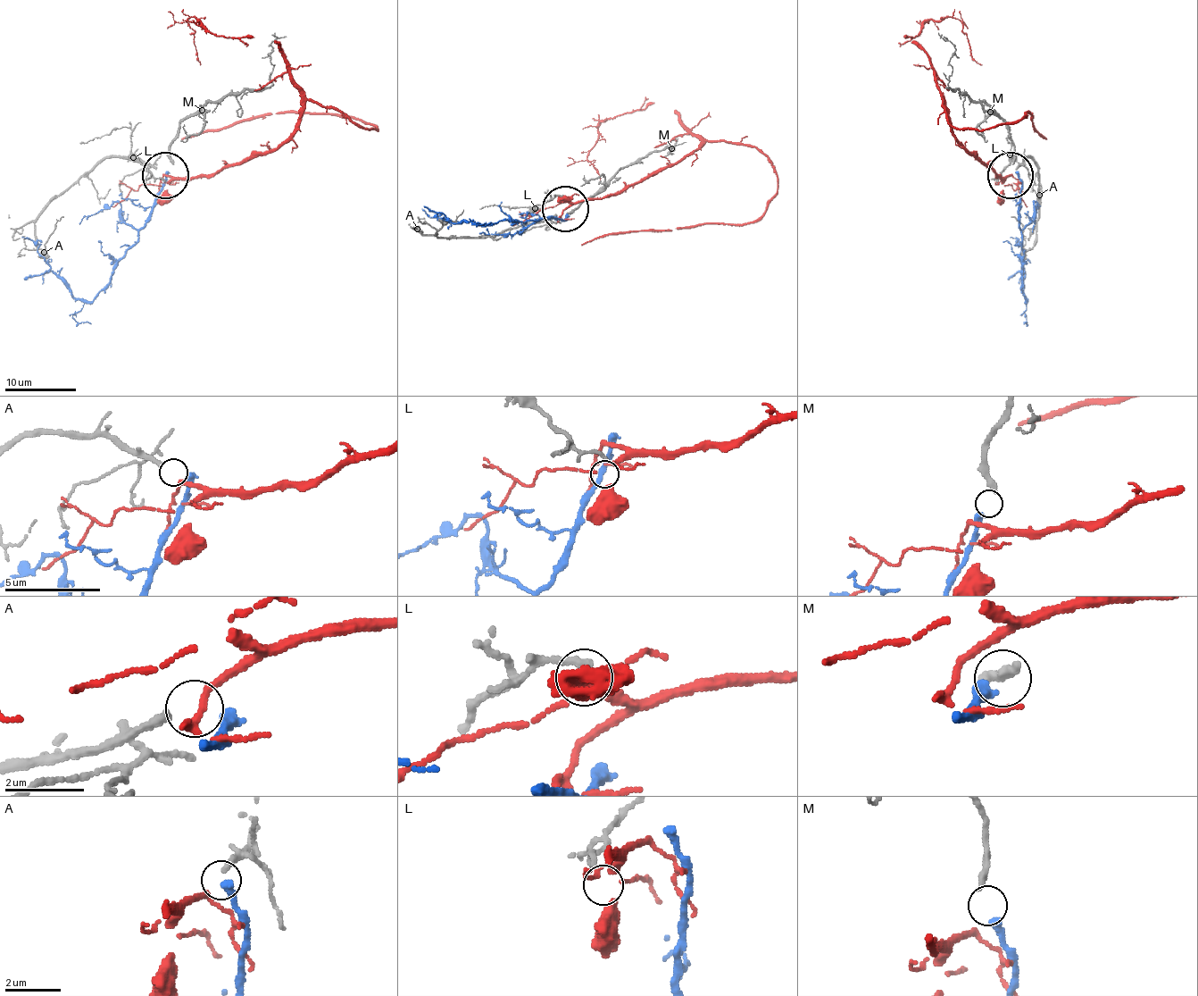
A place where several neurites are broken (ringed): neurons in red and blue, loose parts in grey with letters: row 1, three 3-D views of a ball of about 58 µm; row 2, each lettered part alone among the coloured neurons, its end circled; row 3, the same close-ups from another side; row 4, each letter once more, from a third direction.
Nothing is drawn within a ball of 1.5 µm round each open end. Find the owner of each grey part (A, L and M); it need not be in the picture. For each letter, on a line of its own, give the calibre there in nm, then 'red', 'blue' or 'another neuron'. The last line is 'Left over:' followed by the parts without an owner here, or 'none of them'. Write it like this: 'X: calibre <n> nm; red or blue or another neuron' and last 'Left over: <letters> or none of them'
A: calibre 220 nm; red
L: calibre 170 nm; another neuron
M: calibre 240 nm; blue
Left over: L

